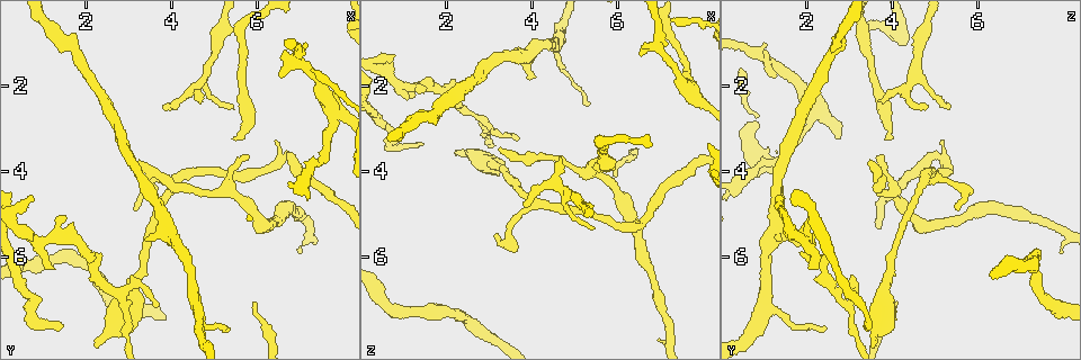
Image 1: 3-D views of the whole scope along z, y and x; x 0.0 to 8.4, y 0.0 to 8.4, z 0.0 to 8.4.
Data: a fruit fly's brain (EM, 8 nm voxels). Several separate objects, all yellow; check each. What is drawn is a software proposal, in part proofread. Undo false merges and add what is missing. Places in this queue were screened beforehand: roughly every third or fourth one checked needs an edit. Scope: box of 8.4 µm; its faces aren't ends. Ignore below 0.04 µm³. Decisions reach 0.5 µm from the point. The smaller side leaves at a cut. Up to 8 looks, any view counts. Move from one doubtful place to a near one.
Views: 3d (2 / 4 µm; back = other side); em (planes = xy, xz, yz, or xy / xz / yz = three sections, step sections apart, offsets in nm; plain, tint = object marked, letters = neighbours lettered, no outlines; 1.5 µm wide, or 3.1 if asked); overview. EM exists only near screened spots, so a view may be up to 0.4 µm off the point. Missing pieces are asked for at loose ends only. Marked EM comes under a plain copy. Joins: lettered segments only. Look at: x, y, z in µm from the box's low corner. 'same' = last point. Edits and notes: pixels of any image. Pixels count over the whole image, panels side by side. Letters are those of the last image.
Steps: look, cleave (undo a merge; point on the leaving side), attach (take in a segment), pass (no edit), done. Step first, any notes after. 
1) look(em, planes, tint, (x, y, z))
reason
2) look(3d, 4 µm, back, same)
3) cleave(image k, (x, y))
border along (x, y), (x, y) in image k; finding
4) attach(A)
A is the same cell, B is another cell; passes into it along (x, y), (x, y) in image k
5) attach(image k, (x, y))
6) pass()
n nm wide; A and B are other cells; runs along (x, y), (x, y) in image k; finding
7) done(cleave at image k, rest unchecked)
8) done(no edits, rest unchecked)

look(3d, 4 µm, back, (3.90, 5.70, 1.80))
free end

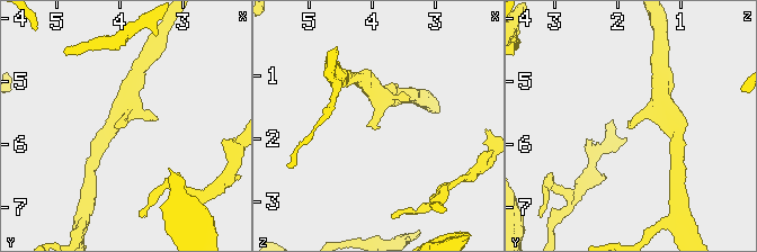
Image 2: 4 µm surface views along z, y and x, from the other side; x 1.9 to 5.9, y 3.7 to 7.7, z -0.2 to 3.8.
look(em, planes, letters, (3.95, 5.75, 1.85))

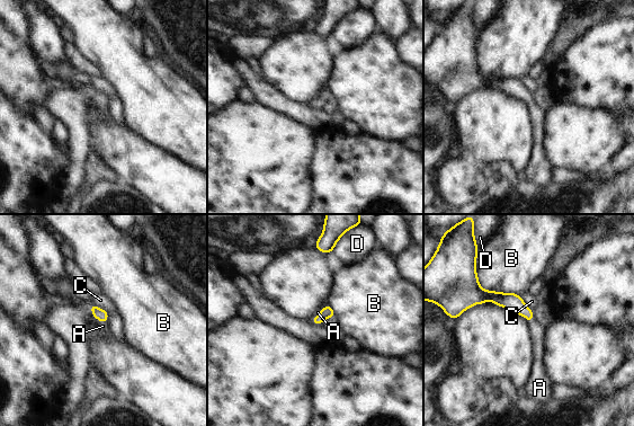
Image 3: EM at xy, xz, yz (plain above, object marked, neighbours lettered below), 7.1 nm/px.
attach(A)
80 nm wide; B touches over 380 nm; A is the same cell, B, C and D are other cells; it goes on there

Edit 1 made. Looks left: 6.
look(overview)

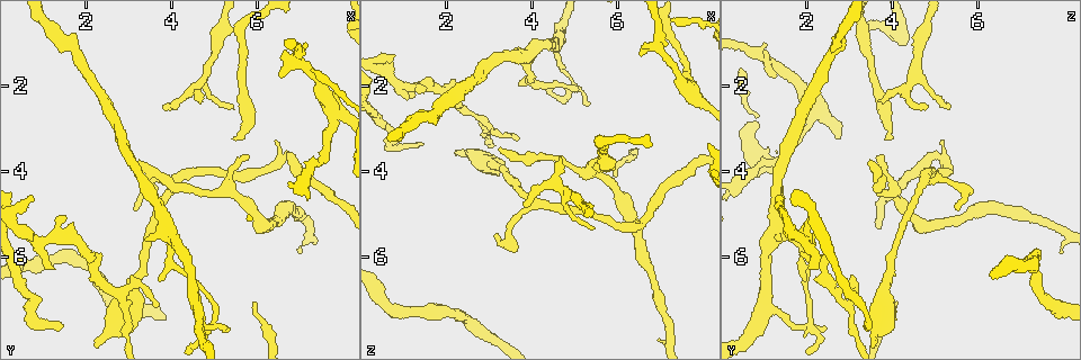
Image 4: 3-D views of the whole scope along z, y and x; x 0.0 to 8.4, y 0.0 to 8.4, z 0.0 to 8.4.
look(3d, 2 µm, (6.75, 3.60, 5.00))
abrupt turn

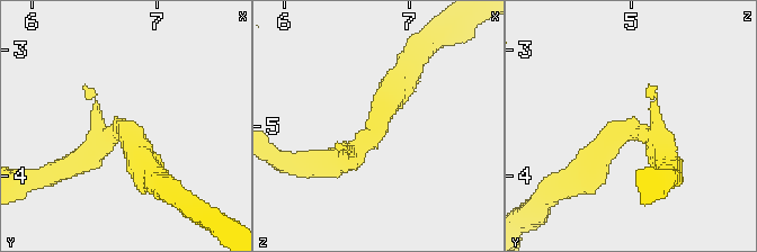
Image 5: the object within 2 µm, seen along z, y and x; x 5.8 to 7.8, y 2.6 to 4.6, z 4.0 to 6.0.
look(em, 3.1 µm, planes, tint, (6.74, 3.62, 4.98))
arms of 200, 220 nm; need the tissue

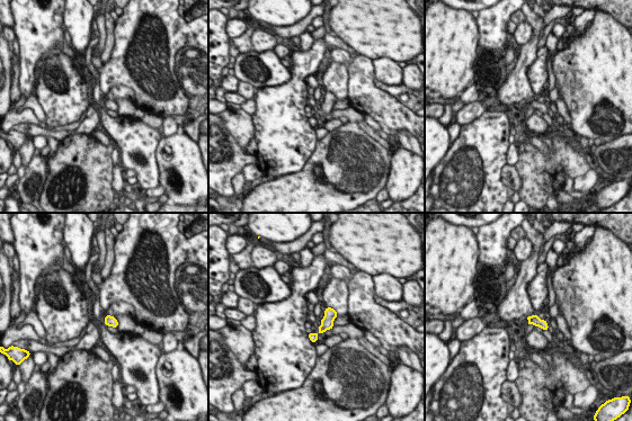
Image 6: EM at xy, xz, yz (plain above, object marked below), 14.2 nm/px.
look(em, 3.1 µm, planes, letters, same)
what lies round it

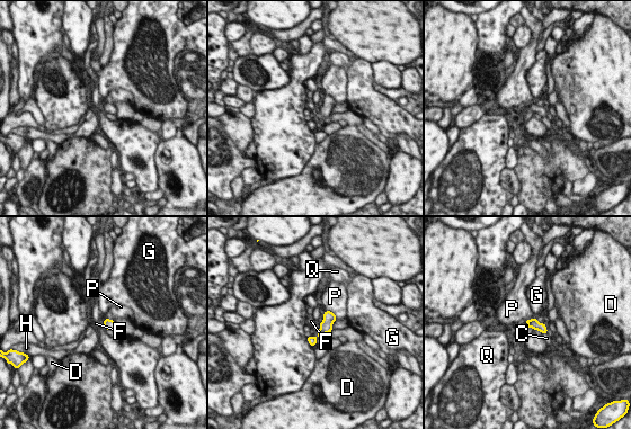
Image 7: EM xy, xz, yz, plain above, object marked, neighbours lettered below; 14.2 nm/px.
pass()
140 nm wide; C, D, F, G, H, P and Q are other cells; border along (325, 311), (330, 311), (337, 319) in image 7; all the same neuron

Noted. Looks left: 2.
look(em, planes, letters, (3.90, 2.60, 4.80))
free end

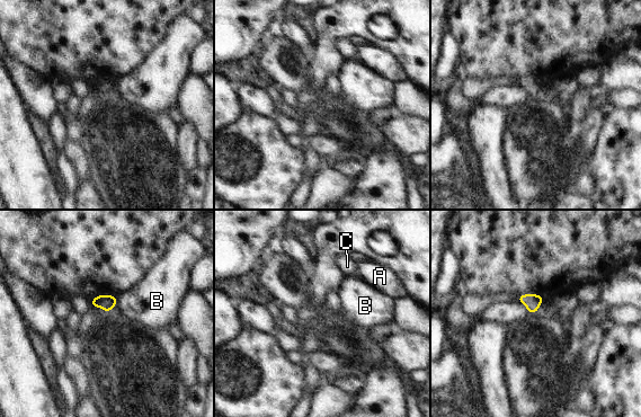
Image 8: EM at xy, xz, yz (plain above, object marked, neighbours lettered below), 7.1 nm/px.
pass()
110 nm wide; A, B and C are other cells; border along (118, 298), (115, 304) in image 8; no lettered segment goes on from it

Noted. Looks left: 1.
done(attach at image 3, rest unchecked)

